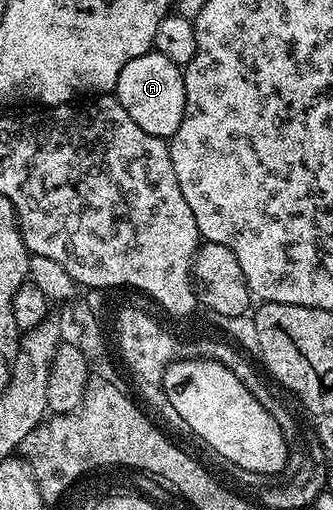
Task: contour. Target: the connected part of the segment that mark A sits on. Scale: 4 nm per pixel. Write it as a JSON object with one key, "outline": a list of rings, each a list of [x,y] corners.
{"outline":[[[157,52],[141,54],[136,56],[136,60],[128,60],[128,64],[124,64],[116,97],[124,112],[128,112],[128,116],[132,116],[132,120],[136,120],[144,132],[169,140],[180,128],[186,107],[182,71],[183,67],[172,64],[168,56]]]}

